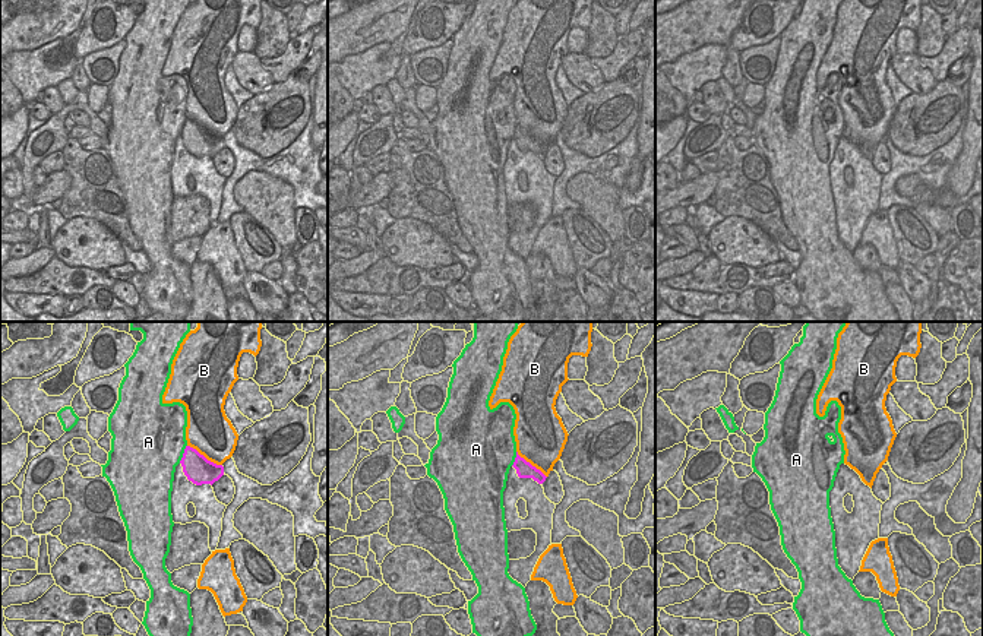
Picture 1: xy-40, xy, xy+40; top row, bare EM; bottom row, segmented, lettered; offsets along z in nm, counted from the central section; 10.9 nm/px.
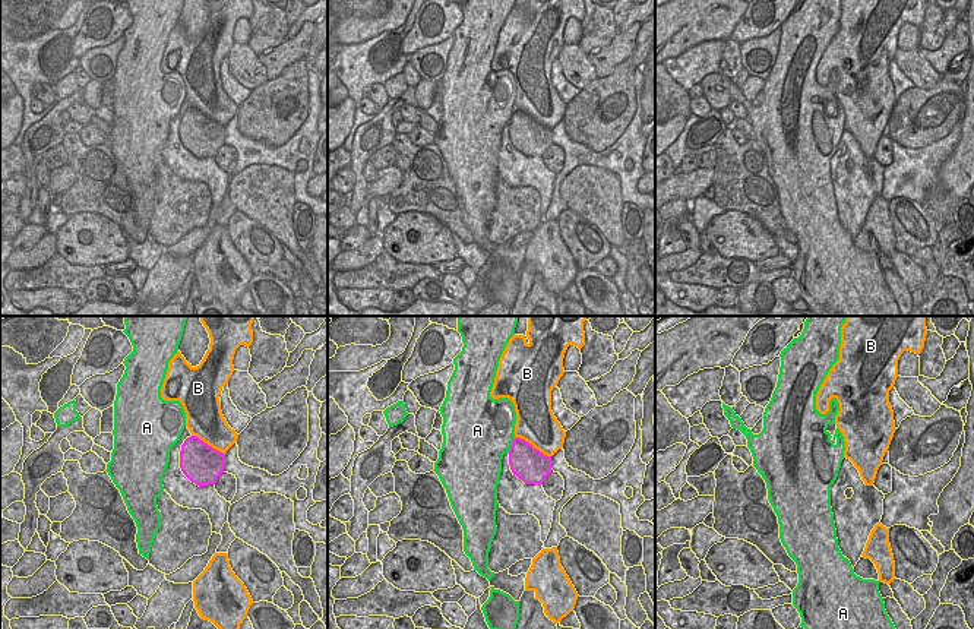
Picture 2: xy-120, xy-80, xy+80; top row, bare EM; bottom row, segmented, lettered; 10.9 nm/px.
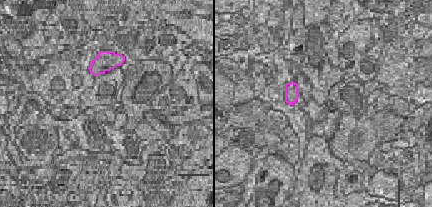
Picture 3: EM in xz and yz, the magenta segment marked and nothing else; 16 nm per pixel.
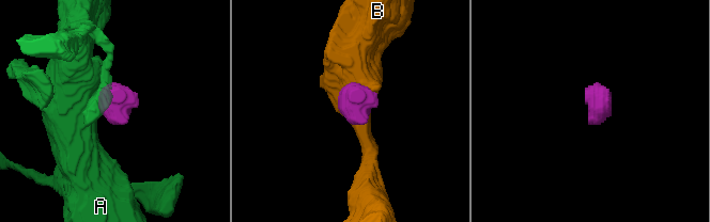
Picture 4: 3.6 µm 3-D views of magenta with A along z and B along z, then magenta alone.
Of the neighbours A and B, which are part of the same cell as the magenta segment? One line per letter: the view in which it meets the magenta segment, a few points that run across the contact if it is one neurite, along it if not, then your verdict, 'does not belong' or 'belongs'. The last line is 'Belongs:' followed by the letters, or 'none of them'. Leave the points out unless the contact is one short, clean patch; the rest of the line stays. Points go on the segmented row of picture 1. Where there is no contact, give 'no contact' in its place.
A: xy-40 | xy-40 (186, 445), (179, 462) | does not belong
B: xy-40 | does not belong
Belongs: none of them

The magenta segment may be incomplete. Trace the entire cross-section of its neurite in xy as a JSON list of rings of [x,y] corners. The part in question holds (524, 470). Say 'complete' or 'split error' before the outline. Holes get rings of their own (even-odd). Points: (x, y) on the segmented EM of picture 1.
complete | [[[516,452],[516,458],[512,466],[516,469],[516,474],[519,478],[532,478],[538,484],[543,484],[547,478],[540,469],[537,469],[524,458],[521,458],[518,452]]]

